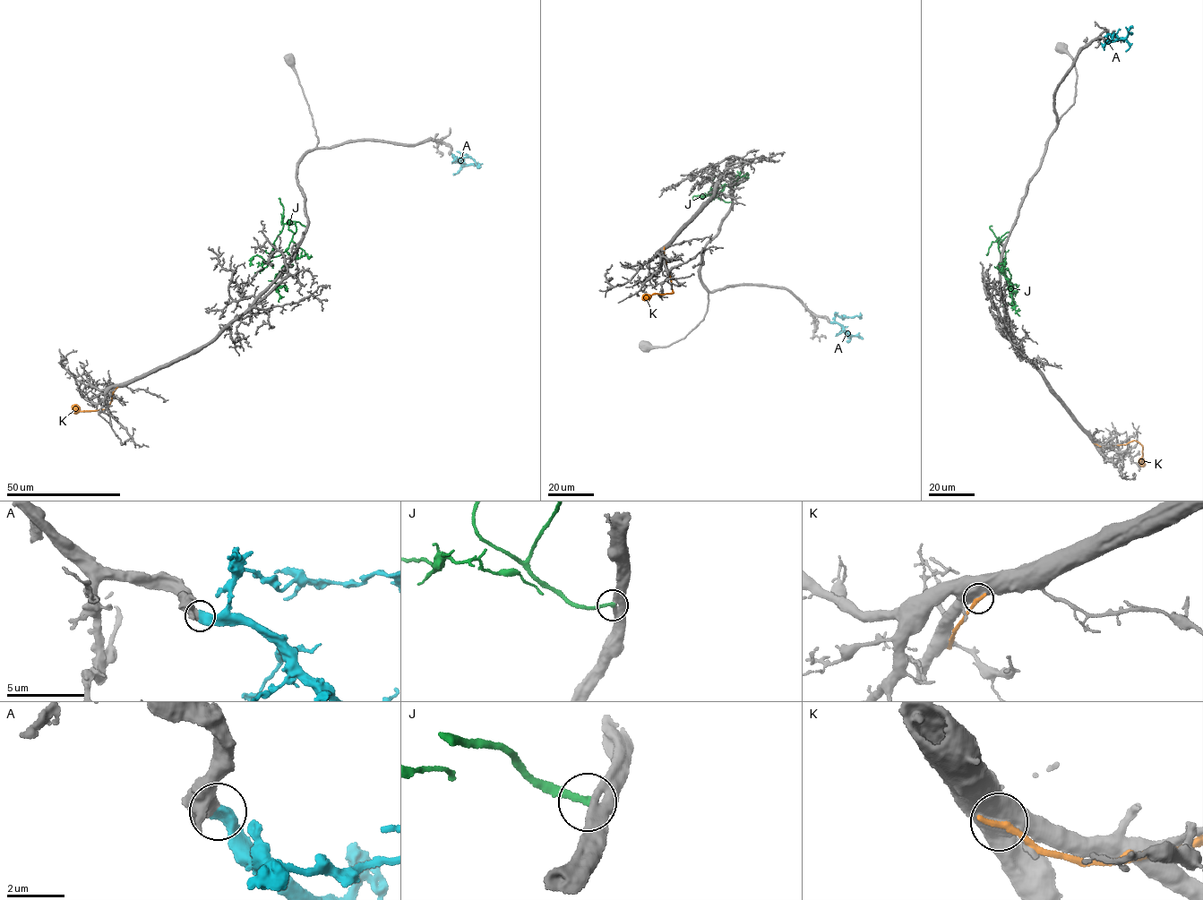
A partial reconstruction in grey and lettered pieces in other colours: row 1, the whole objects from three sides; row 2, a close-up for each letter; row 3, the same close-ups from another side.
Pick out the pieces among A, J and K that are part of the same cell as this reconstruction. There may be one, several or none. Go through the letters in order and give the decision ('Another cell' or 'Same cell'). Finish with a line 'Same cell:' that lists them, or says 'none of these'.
A: Same cell
J: Another cell
K: Another cell
Same cell: A

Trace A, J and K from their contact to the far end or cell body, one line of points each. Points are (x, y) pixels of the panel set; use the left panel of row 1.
A: (451, 153), (457, 158), (472, 158), (476, 165), (482, 163)
J: (305, 226), (296, 222), (296, 232), (288, 248), (277, 256), (270, 257), (283, 226), (284, 210), (279, 199)
K: (116, 388), (106, 408), (80, 410), (71, 406)

